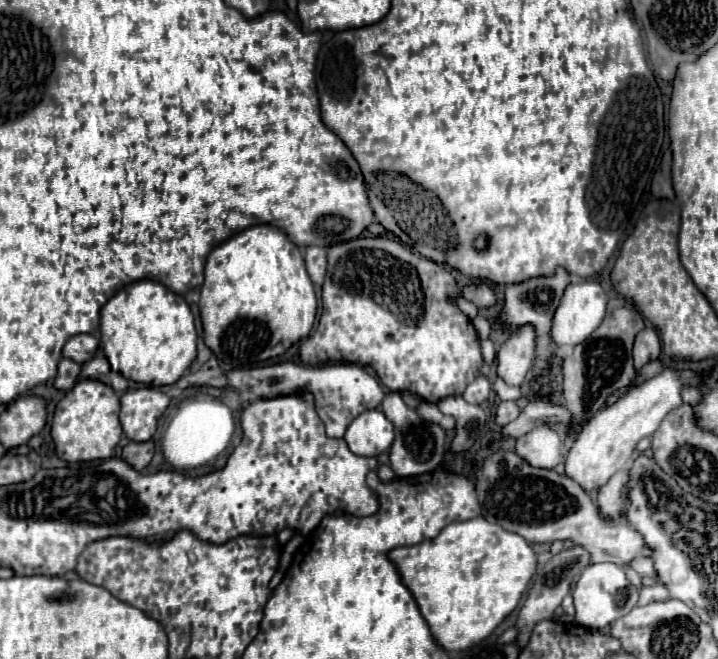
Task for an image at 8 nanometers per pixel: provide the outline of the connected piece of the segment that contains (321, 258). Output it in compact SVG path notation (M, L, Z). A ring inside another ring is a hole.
M308 246L306 248L306 268L316 286L322 286L326 274L326 248L324 246Z

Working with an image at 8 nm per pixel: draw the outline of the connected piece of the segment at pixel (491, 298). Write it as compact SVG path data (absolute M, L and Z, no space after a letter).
M476 284L476 286L466 286L462 290L462 296L466 300L470 300L472 304L476 304L478 308L484 308L484 306L492 306L496 302L496 296L494 292L486 286L486 284Z

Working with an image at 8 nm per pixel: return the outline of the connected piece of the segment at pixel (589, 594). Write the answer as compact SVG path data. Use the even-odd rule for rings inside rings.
M590 564L584 568L576 588L572 592L576 622L586 628L606 628L620 616L628 614L638 600L638 588L626 580L624 570L618 564Z

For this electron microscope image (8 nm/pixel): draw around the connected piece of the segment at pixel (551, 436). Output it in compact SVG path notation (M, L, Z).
M546 424L516 438L516 454L534 468L556 468L562 458L560 436Z

